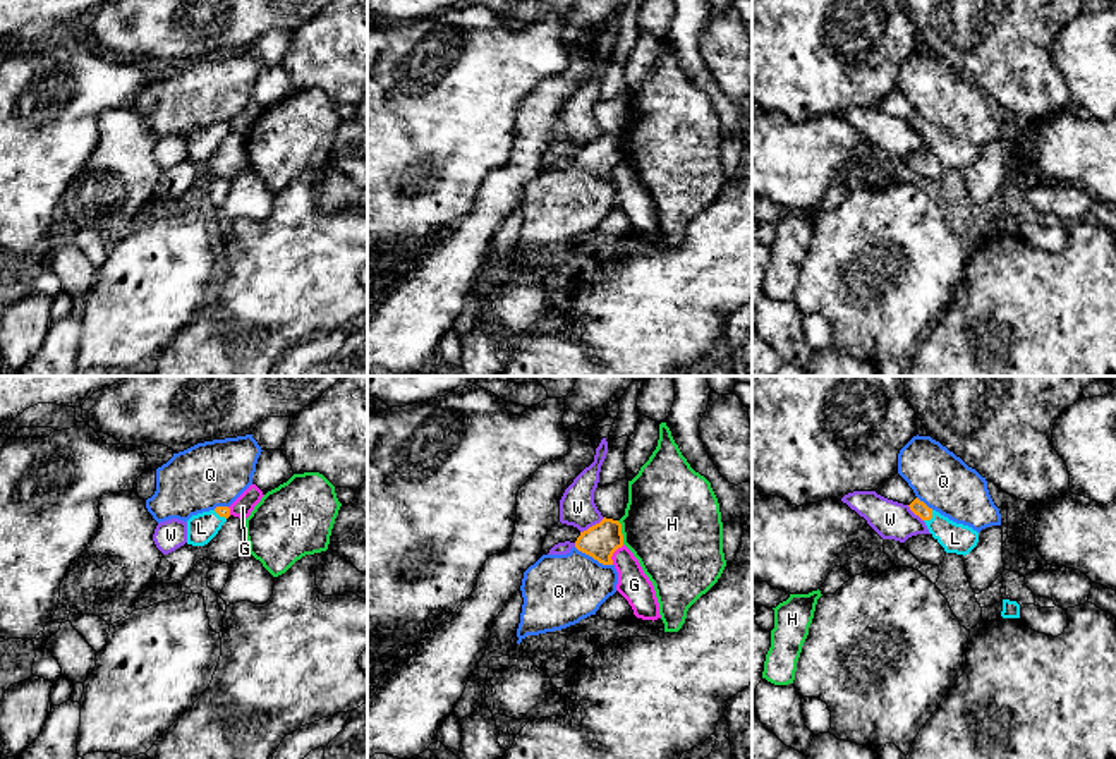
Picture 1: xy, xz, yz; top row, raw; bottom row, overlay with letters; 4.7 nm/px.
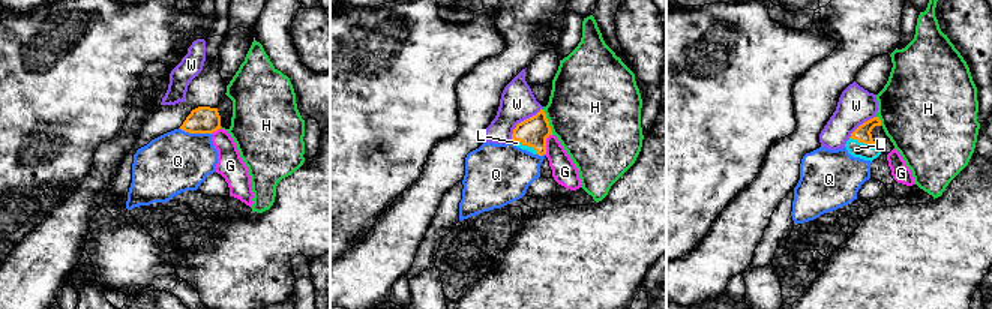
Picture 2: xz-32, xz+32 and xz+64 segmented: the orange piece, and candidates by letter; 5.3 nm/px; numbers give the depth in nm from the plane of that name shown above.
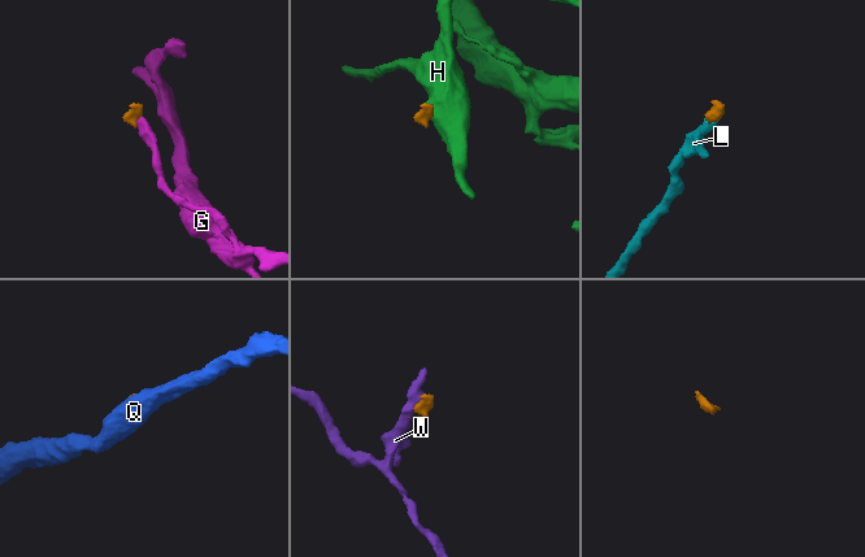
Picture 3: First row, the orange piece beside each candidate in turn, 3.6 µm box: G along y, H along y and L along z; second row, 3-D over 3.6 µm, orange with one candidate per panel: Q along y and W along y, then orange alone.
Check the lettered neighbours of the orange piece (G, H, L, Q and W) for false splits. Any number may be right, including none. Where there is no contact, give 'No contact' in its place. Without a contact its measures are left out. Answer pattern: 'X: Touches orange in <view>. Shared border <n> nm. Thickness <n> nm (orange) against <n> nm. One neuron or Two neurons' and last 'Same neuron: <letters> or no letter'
G: Touches orange in xz. Shared border 110 nm. Thickness 160 nm (orange) against 150 nm. Two neurons
H: Touches orange in xz. Shared border 120 nm. Thickness 160 nm (orange) against 460 nm. Two neurons
L: Touches orange in yz. Shared border 70 nm. Thickness 70 nm (orange) against 140 nm. One neuron
Q: Touches orange in xz. Shared border 200 nm. Thickness 160 nm (orange) against 340 nm. Two neurons
W: Touches orange in xz. Shared border 140 nm. Thickness 160 nm (orange) against 170 nm. Two neurons
Same neuron: L

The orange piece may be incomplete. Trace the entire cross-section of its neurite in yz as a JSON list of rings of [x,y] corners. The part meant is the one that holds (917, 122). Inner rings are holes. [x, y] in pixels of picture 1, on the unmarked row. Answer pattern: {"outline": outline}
{"outline": [[[915,113],[908,122],[925,137],[932,153],[944,163],[946,168],[965,172],[977,161],[979,148],[972,143],[949,136],[939,127],[929,124],[919,113]]]}

